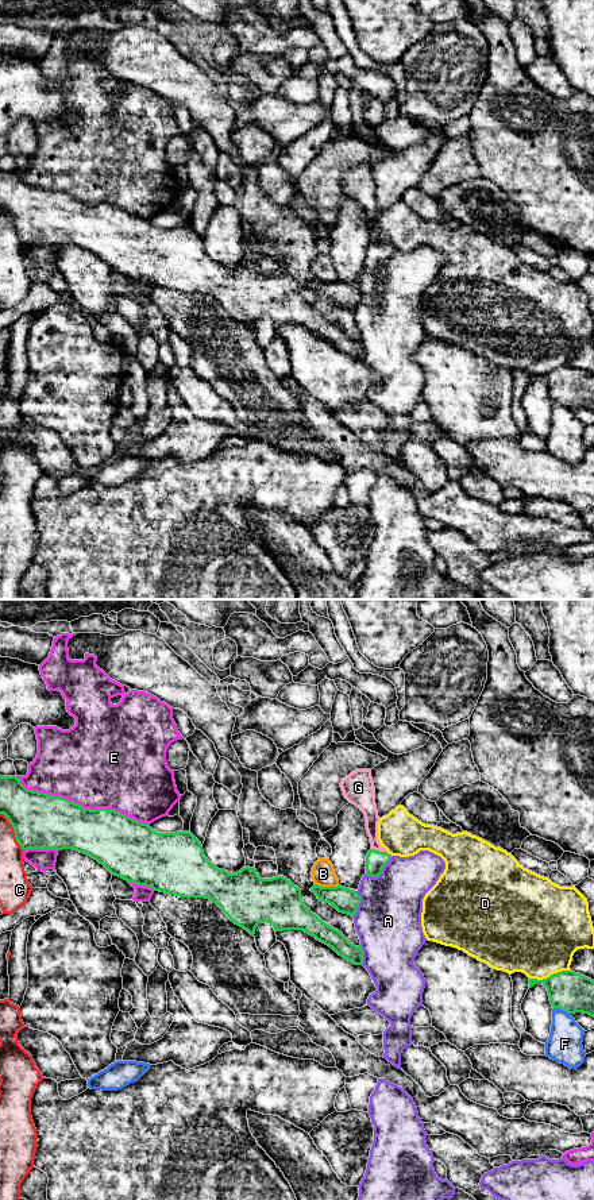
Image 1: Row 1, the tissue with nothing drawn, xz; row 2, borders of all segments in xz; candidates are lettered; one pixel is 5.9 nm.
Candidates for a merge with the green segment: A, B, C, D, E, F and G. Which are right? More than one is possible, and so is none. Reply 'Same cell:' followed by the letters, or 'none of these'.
Same cell: G

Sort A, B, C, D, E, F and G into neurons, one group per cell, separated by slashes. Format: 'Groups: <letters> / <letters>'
Groups: A / B / C / D / E / F / G

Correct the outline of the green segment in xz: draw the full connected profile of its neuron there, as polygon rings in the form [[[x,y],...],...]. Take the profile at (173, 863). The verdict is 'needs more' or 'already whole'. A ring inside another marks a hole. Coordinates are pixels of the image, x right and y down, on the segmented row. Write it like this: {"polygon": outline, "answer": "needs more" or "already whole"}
{"polygon": [[[0,776],[0,814],[4,814],[14,827],[18,844],[27,849],[74,849],[103,864],[112,875],[130,883],[150,887],[154,891],[180,898],[205,898],[216,903],[223,912],[251,935],[259,923],[270,923],[275,931],[302,930],[317,941],[332,948],[339,956],[355,965],[363,964],[363,950],[351,944],[339,930],[323,922],[301,900],[301,890],[284,876],[261,879],[255,868],[244,867],[236,873],[219,869],[205,856],[201,842],[190,831],[158,833],[147,823],[138,822],[109,809],[84,809],[61,796],[27,790],[16,776]]], "answer": "already whole"}

